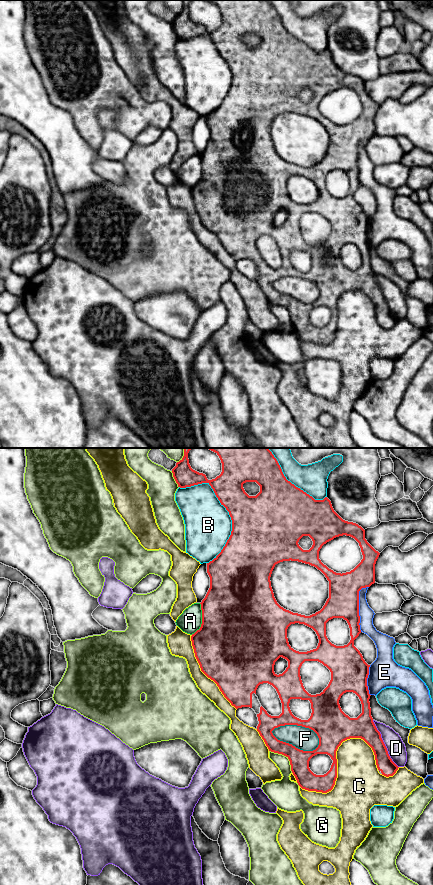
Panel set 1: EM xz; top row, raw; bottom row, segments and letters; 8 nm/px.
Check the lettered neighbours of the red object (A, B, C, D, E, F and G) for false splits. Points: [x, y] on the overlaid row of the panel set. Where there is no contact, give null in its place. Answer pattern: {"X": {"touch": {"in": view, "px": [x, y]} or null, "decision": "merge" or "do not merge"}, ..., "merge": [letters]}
{"A": {"touch": {"in": "xz", "px": [202, 620]}, "decision": "do not merge"}, "B": {"touch": {"in": "xz", "px": [226, 509]}, "decision": "do not merge"}, "C": {"touch": {"in": "xz", "px": [336, 765]}, "decision": "do not merge"}, "D": {"touch": {"in": "xz", "px": [384, 744]}, "decision": "do not merge"}, "E": {"touch": {"in": "xz", "px": [358, 607]}, "decision": "do not merge"}, "F": {"touch": {"in": "xz", "px": [294, 746]}, "decision": "do not merge"}, "G": {"touch": {"in": "xz", "px": [285, 755]}, "decision": "do not merge"}, "merge": []}

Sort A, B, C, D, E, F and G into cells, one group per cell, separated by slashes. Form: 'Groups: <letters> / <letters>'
Groups: A B F G / C / D / E

